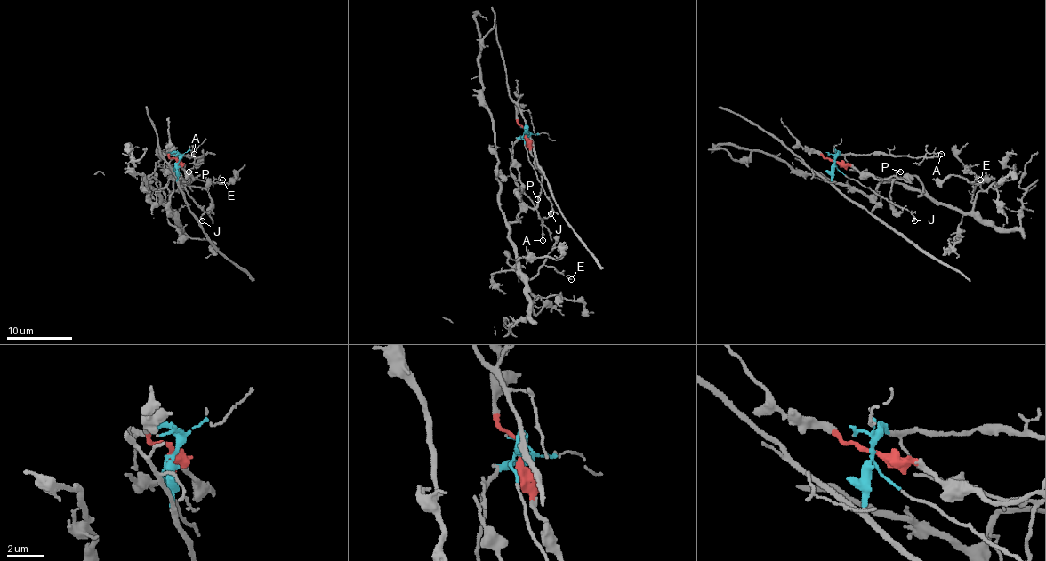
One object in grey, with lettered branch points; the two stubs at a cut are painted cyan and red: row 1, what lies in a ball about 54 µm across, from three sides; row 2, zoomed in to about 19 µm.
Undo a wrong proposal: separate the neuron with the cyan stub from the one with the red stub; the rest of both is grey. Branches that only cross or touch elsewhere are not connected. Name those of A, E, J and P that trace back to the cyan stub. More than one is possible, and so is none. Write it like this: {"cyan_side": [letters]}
{"cyan_side": ["A", "J"]}

